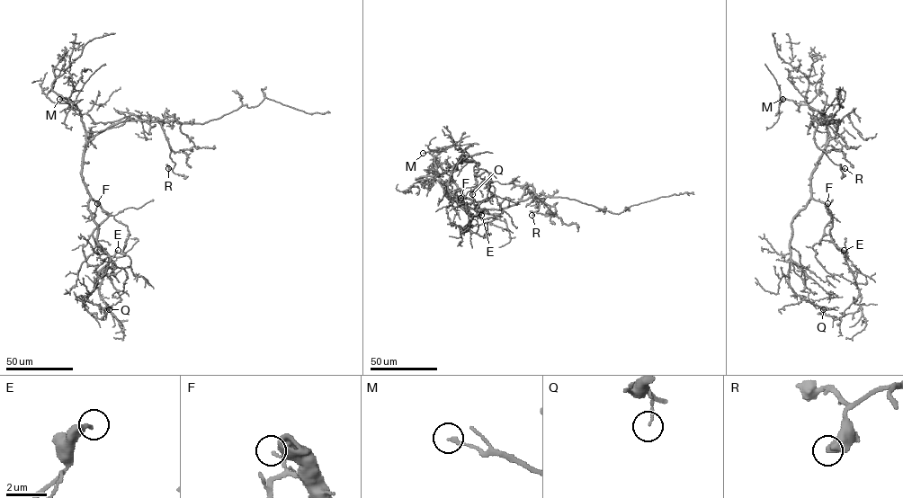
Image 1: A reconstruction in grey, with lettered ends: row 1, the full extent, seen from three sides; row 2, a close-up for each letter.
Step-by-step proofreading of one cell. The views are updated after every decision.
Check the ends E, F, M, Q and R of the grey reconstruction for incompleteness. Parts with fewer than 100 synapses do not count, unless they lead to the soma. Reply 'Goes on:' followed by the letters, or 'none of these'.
Goes on: none of these

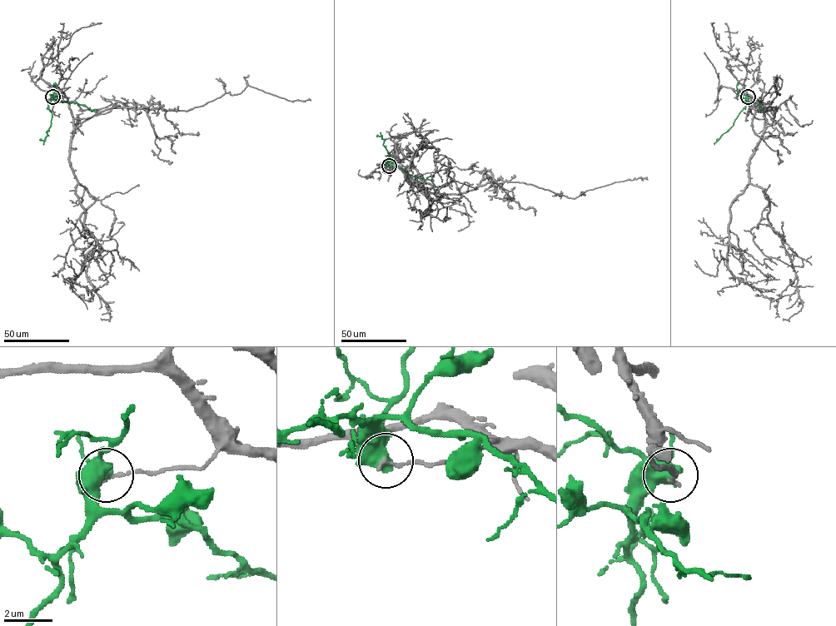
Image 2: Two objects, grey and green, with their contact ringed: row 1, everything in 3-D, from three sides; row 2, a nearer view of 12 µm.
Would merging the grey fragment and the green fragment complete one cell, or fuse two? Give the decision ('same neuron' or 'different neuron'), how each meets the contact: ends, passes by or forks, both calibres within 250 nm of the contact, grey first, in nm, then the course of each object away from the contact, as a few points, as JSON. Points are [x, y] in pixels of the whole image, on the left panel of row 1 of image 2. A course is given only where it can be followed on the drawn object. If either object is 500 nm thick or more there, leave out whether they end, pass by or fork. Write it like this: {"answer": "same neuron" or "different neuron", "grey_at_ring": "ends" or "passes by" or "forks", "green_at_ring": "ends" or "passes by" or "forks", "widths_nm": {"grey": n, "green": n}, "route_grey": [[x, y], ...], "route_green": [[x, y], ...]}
{"answer": "different neuron", "grey_at_ring": "ends", "green_at_ring": "forks", "widths_nm": {"grey": 170, "green": 400}, "route_grey": [[52, 96], [69, 104], [70, 167], [84, 226], [97, 241], [72, 286], [89, 301], [90, 290], [71, 279]], "route_green": [[52, 96], [47, 108], [52, 113], [51, 126], [43, 144]]}

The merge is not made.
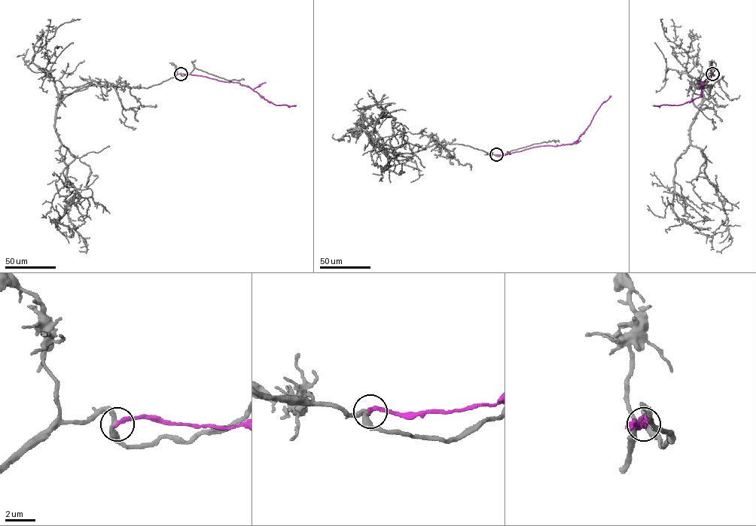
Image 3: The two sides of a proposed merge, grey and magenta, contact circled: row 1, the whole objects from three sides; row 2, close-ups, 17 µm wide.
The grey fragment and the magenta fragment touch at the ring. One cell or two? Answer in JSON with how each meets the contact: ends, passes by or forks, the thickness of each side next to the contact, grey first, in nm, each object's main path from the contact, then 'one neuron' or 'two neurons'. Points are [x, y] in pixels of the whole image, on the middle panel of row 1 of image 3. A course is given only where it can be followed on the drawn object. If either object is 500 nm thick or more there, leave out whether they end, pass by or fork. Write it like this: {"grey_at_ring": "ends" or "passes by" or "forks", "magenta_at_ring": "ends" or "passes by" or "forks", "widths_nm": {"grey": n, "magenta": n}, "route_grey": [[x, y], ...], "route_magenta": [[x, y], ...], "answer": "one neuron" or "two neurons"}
{"grey_at_ring": "passes by", "magenta_at_ring": "ends", "widths_nm": {"grey": 300, "magenta": 240}, "route_grey": [[496, 154], [447, 143], [381, 151], [370, 132], [391, 117], [381, 115], [372, 139], [388, 166], [371, 164]], "route_magenta": [[496, 154], [540, 146], [575, 143], [600, 105], [611, 95]], "answer": "two neurons"}

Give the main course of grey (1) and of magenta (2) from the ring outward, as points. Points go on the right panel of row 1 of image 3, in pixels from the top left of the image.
1: (712, 74), (675, 164), (672, 210), (708, 237), (726, 229), (721, 220)
2: (712, 74), (703, 82), (701, 95), (690, 102), (678, 105), (653, 105)

